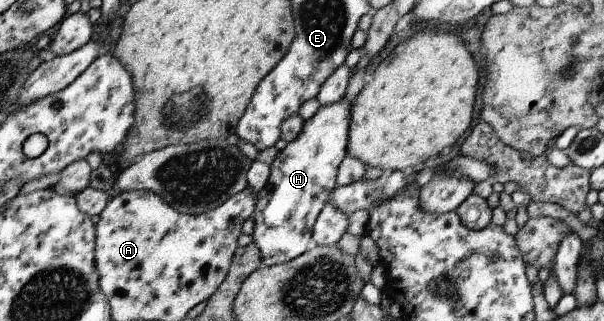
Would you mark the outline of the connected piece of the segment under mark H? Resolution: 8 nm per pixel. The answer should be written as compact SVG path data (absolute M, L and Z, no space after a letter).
M345 97L339 103L323 105L305 122L298 139L280 151L270 165L268 185L259 192L261 208L253 217L253 242L262 250L263 268L294 261L313 245L315 224L337 188L339 169L348 155L352 112Z

